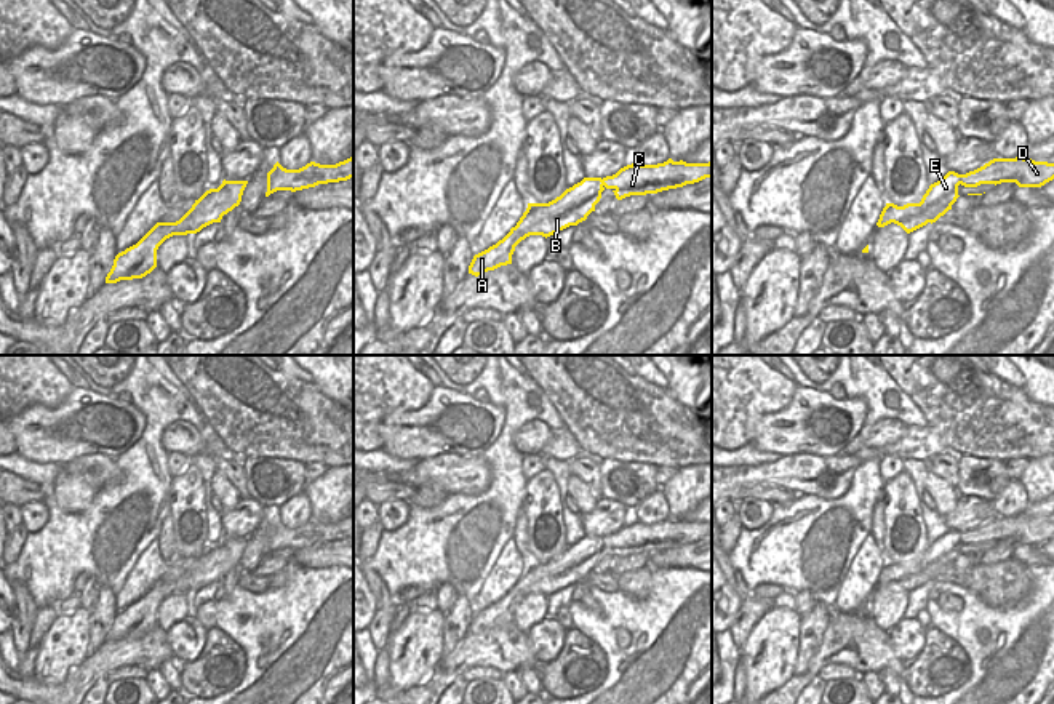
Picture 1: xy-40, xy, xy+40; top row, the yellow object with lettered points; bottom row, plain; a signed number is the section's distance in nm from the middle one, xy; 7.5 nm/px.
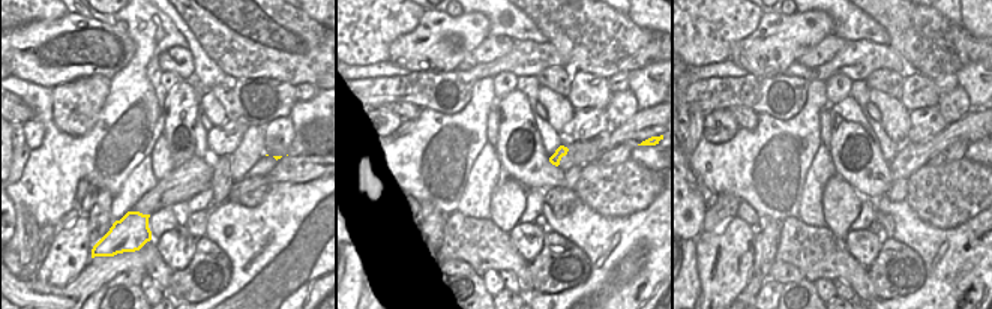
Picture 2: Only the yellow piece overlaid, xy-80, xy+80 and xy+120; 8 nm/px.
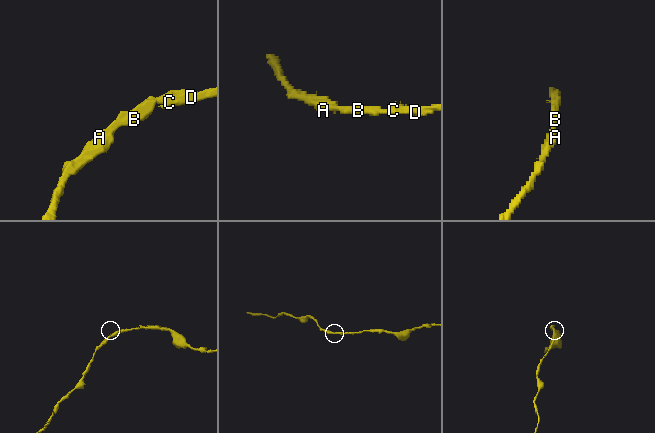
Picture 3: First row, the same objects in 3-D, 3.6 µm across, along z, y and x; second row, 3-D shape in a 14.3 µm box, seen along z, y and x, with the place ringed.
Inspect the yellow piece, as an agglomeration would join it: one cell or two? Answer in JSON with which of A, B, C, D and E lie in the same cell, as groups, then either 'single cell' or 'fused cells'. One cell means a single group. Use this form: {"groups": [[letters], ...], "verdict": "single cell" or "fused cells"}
{"groups": [["A", "B", "C", "D", "E"]], "verdict": "single cell"}

